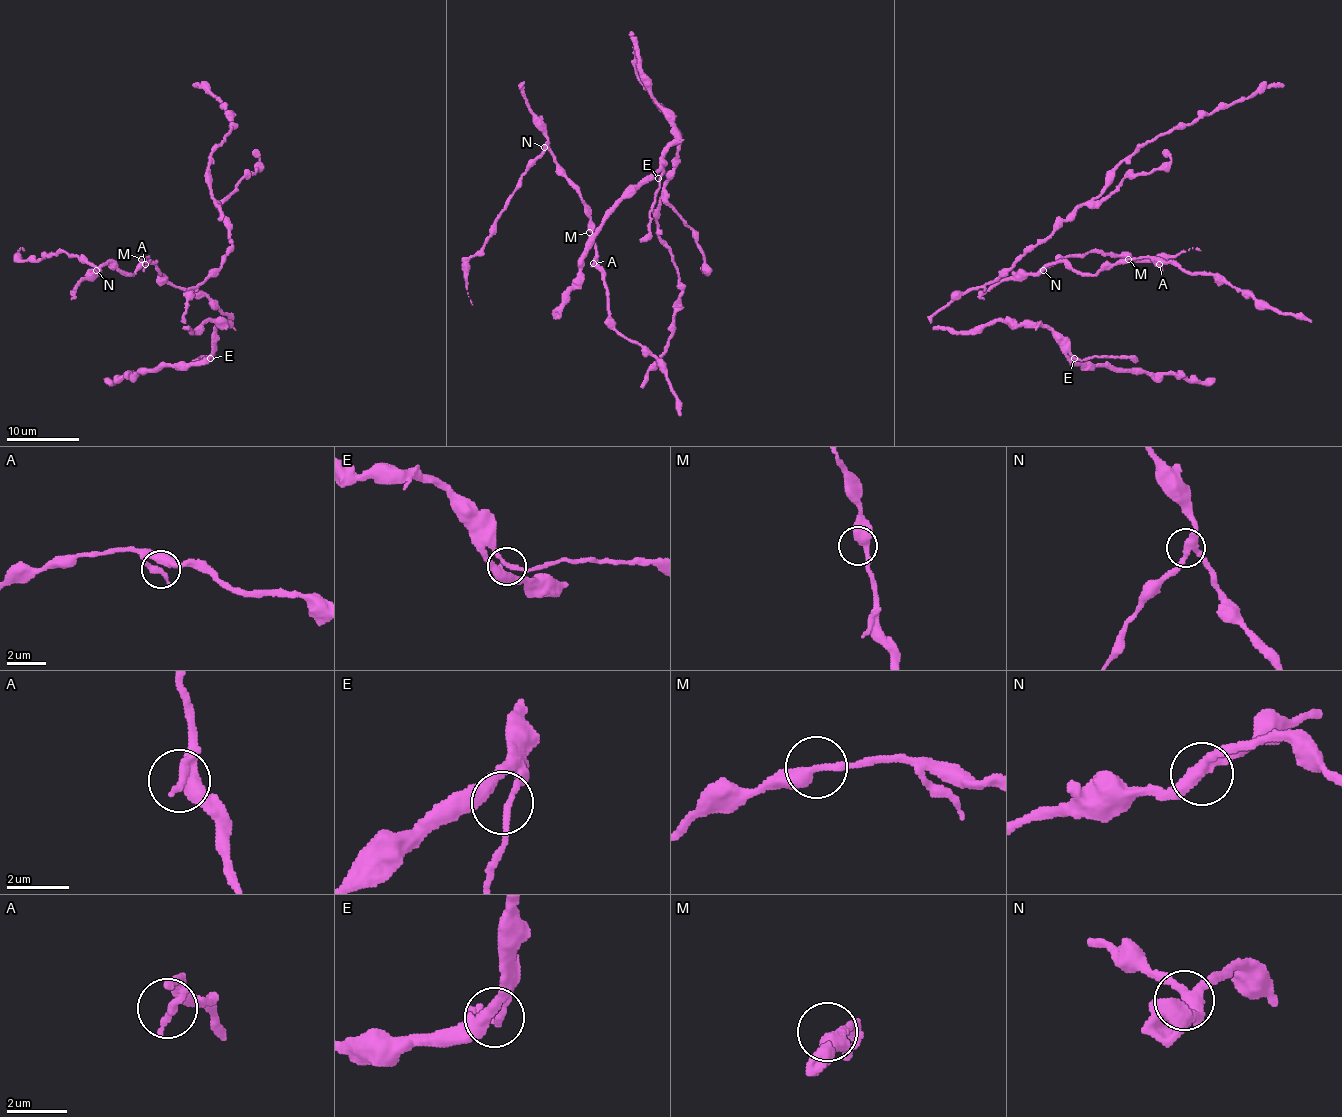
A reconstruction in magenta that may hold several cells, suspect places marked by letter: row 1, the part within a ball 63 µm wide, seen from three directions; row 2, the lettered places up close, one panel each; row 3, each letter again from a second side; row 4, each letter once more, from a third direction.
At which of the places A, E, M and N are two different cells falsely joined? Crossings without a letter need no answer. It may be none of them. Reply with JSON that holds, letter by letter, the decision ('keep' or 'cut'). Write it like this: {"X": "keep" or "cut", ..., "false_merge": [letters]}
{"A": "keep", "E": "keep", "M": "keep", "N": "keep", "false_merge": []}

